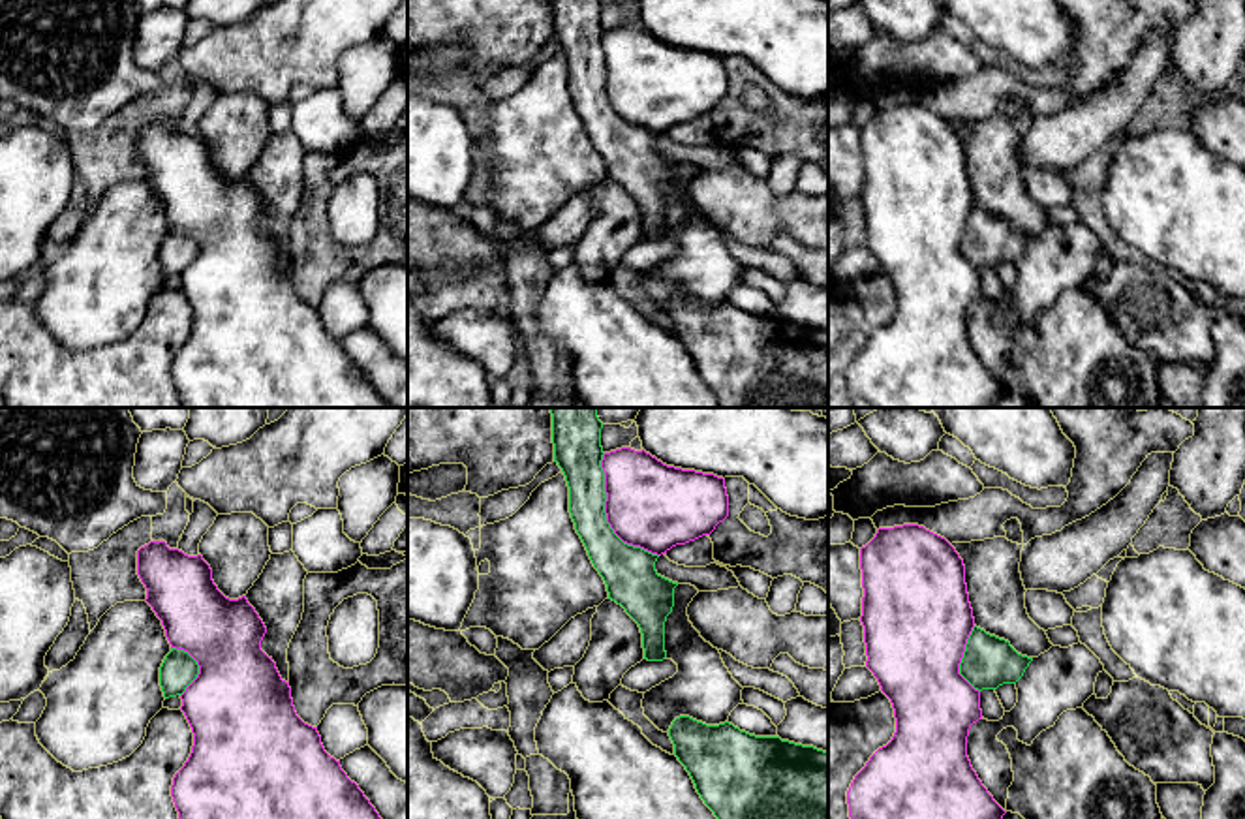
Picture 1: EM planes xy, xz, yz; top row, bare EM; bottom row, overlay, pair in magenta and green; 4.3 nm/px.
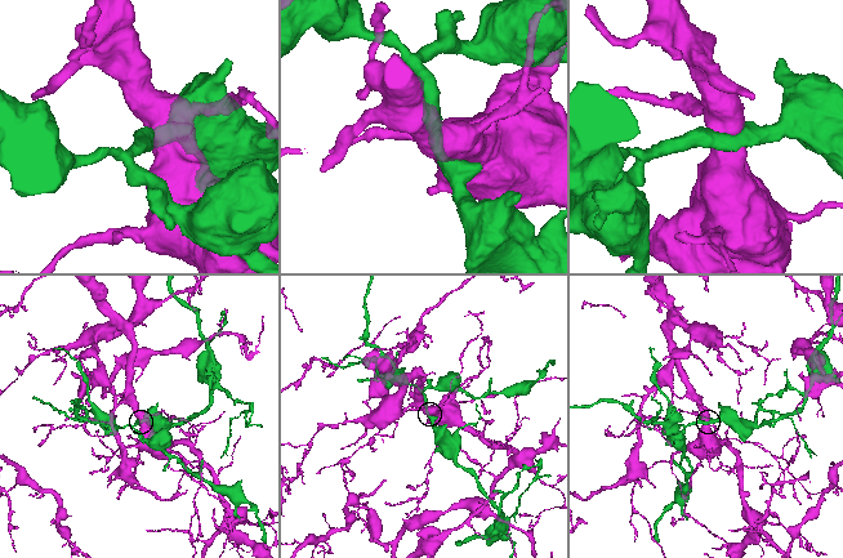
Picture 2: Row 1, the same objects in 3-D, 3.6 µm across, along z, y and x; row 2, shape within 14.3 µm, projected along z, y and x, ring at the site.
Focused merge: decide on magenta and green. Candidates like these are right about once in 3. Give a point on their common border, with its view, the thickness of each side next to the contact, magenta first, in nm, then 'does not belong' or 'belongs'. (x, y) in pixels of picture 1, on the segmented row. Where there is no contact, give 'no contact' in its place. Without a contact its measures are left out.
contact xz (607, 515); calibres 360 and 220 nm; does not belong

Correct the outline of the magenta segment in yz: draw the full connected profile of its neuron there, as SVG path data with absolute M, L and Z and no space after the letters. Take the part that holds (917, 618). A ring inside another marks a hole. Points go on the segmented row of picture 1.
M903 524L877 530L875 537L860 549L860 569L866 667L892 703L896 733L854 776L847 791L849 817L1003 819L1007 811L982 785L967 757L969 729L982 719L982 710L980 691L960 674L965 644L975 627L963 560L945 537L918 524Z

